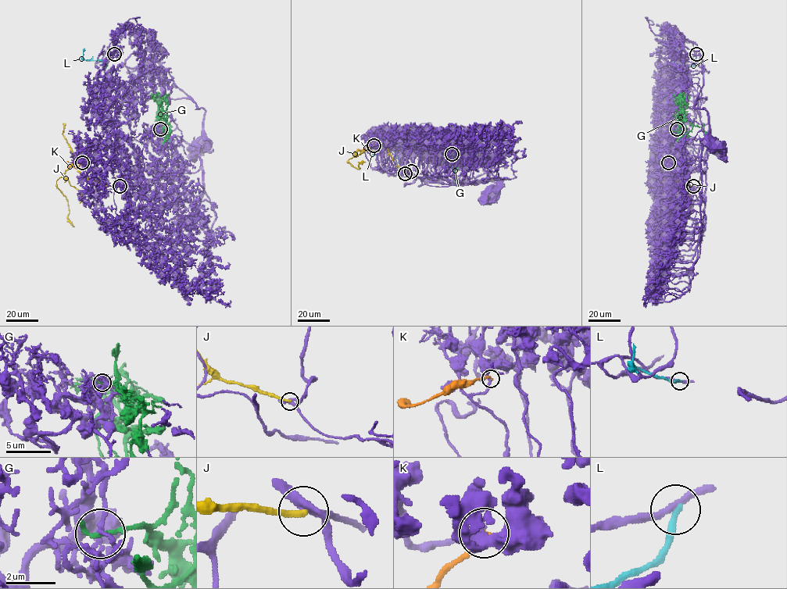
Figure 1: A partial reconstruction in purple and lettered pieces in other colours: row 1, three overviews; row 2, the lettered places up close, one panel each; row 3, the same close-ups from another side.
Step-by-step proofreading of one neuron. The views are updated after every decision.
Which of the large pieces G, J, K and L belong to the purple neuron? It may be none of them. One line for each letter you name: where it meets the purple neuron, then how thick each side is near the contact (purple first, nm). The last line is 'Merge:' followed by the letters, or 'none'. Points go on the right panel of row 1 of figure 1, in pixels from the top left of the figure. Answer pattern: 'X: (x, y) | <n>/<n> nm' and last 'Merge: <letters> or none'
G: (677, 129) | 140/220 nm
Merge: G

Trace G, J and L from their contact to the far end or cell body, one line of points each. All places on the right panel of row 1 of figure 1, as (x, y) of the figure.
G: (677, 129), (682, 94), (687, 96)
J: (693, 186), (663, 178), (672, 162), (672, 169), (681, 178), (691, 197), (689, 215), (684, 226)
L: (696, 54), (694, 64), (686, 67), (672, 60), (676, 60), (676, 48)

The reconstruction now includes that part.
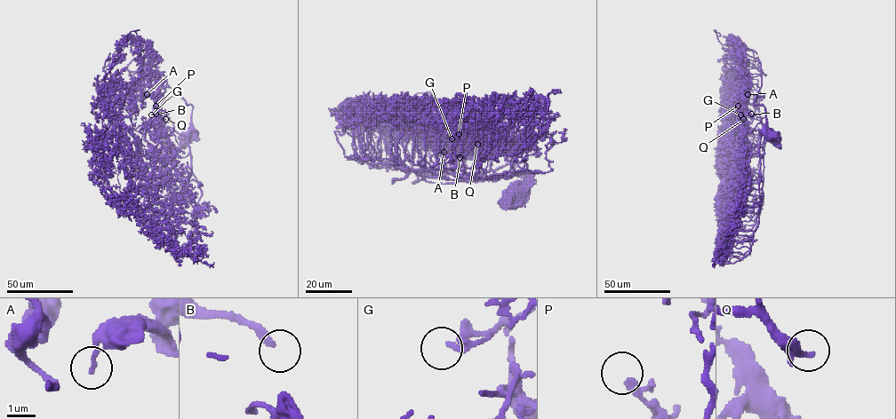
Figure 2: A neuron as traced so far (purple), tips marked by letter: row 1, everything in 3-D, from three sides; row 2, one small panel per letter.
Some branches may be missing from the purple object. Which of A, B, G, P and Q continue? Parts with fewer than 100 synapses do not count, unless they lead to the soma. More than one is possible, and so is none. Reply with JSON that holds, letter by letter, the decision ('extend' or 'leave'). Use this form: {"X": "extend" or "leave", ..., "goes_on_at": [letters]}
{"A": "leave", "B": "leave", "G": "leave", "P": "leave", "Q": "leave", "goes_on_at": []}

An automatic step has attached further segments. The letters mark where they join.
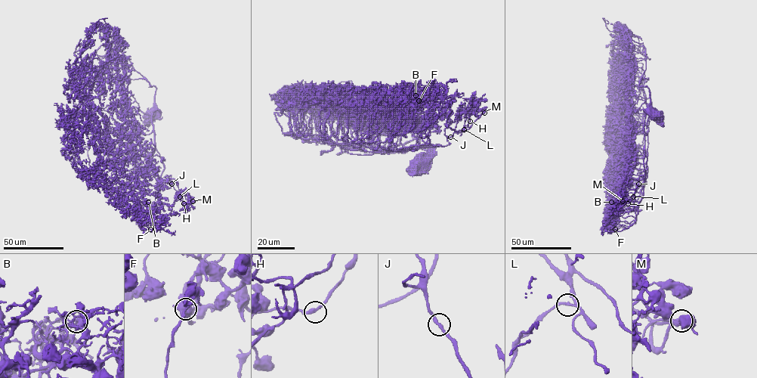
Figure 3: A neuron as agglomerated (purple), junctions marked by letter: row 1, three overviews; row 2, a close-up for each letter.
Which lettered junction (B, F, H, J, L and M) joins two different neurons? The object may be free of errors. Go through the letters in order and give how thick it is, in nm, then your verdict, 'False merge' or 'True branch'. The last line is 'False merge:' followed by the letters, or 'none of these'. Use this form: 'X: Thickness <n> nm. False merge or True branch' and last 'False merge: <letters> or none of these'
B: Thickness 170 nm. True branch
F: Thickness 200 nm. True branch
H: Thickness 280 nm. True branch
J: Thickness 200 nm. True branch
L: Thickness 190 nm. True branch
M: Thickness 300 nm. True branch
False merge: none of these

